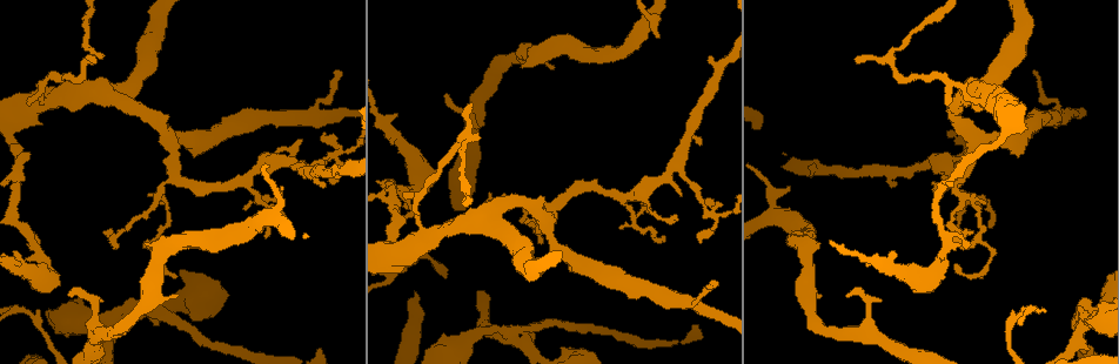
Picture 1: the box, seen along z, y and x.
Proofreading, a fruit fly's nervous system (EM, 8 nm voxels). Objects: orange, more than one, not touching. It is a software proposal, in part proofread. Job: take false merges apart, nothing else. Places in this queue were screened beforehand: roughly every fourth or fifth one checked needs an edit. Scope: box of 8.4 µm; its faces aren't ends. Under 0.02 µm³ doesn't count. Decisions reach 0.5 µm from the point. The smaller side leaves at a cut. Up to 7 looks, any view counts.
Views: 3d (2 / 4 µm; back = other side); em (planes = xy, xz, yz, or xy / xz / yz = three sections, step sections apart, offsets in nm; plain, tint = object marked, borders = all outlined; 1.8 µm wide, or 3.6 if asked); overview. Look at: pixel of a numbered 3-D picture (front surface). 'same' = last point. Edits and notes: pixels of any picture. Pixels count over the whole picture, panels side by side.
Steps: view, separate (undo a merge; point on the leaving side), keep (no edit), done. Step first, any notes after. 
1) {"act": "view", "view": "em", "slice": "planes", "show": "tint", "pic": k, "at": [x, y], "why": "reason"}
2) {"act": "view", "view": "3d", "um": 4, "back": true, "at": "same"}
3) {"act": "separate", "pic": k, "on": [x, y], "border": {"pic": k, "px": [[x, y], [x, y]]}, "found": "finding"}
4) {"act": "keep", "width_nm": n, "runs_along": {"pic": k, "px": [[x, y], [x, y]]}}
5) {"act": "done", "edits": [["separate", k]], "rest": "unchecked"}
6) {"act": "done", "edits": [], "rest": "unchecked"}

{"act": "view", "view": "3d", "um": 2, "back": true, "pic": 1, "at": [462, 135]}

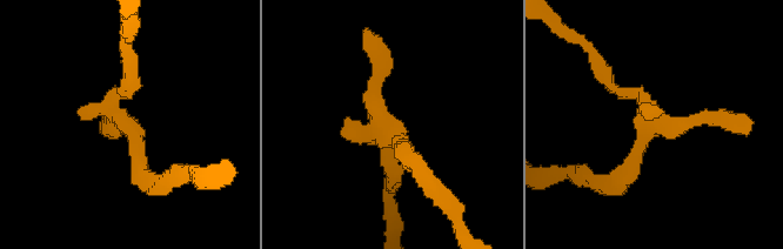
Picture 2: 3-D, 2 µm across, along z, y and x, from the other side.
{"act": "view", "view": "em", "slice": "planes", "show": "tint", "pic": 2, "at": [655, 125], "why": "shape alone is not enough"}

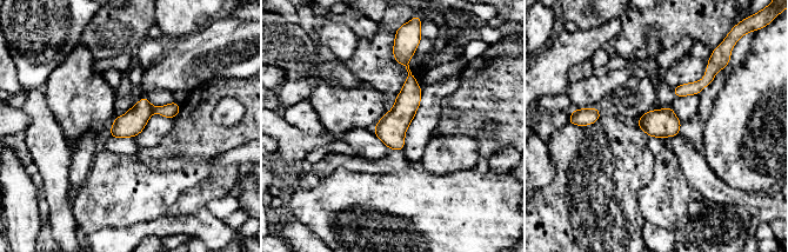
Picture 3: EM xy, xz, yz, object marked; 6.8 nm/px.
{"act": "separate", "pic": 3, "on": [169, 111], "border": {"pic": 3, "px": [[149, 105], [153, 111]]}, "found": "two neurons meet here"}

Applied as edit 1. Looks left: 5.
{"act": "view", "view": "overview", "why": "redraw"}

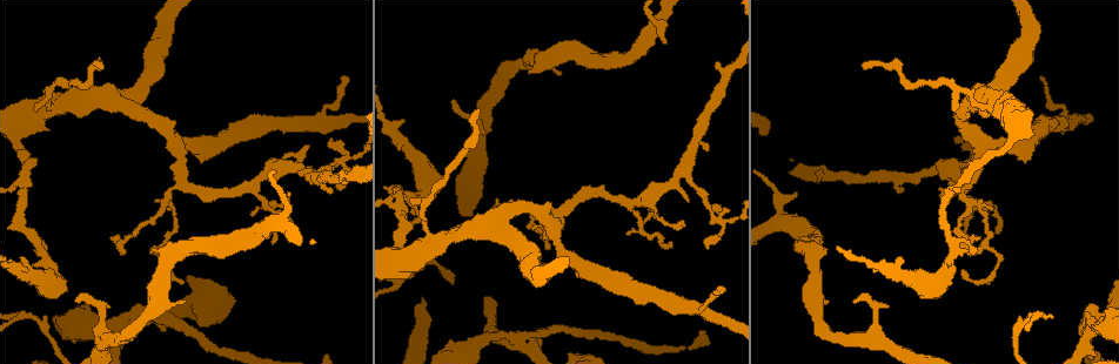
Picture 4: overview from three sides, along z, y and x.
{"act": "view", "view": "3d", "um": 4, "back": true, "pic": 4, "at": [961, 179]}

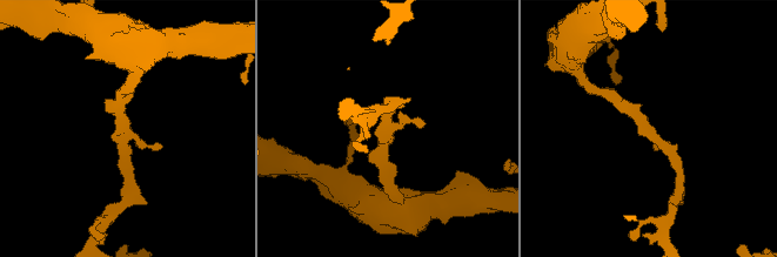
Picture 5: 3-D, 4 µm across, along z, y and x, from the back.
{"act": "view", "view": "em", "slice": "xz", "step": 8, "show": "tint", "pic": 5, "at": [649, 133], "why": "need the tissue"}

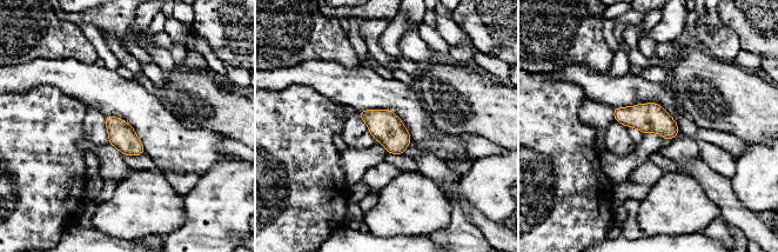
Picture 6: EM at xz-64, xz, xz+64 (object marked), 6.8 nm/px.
{"act": "view", "view": "em", "slice": "planes", "show": "tint", "at": "same", "why": "cut it another way"}

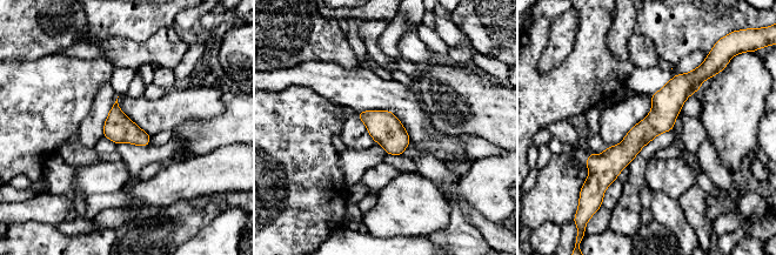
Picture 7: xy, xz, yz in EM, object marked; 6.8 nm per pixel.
{"act": "keep", "width_nm": 190, "runs_along": {"pic": 7, "px": [[694, 75], [604, 172], [604, 183]]}, "found": "all the same neuron"}

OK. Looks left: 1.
{"act": "done", "edits": [["separate", 3]], "rest": "unchecked"}

